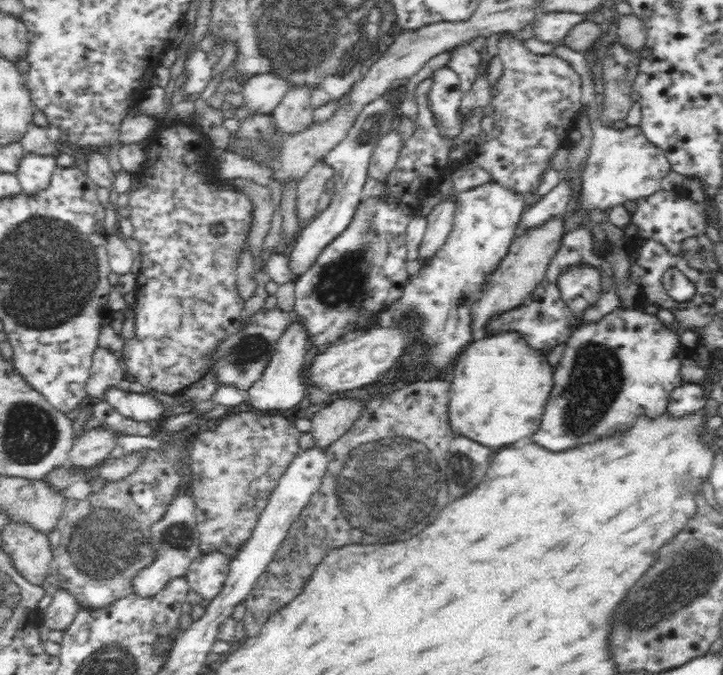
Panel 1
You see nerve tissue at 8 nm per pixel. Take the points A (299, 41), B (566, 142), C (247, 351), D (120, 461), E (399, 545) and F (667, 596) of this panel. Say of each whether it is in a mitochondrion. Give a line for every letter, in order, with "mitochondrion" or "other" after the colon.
A: mitochondrion
B: other
C: mitochondrion
D: other
E: mitochondrion
F: mitochondrion

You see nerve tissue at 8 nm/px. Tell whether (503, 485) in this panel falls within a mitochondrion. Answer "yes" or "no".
no

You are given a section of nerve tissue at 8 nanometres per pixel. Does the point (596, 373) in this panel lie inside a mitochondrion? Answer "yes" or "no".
yes

